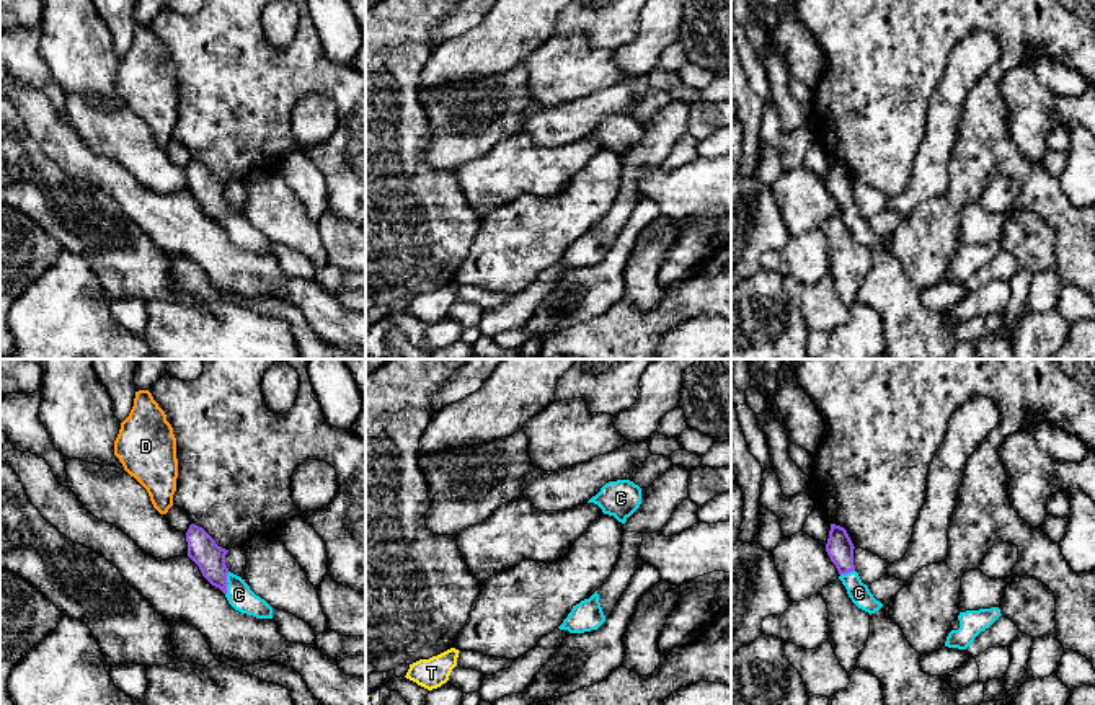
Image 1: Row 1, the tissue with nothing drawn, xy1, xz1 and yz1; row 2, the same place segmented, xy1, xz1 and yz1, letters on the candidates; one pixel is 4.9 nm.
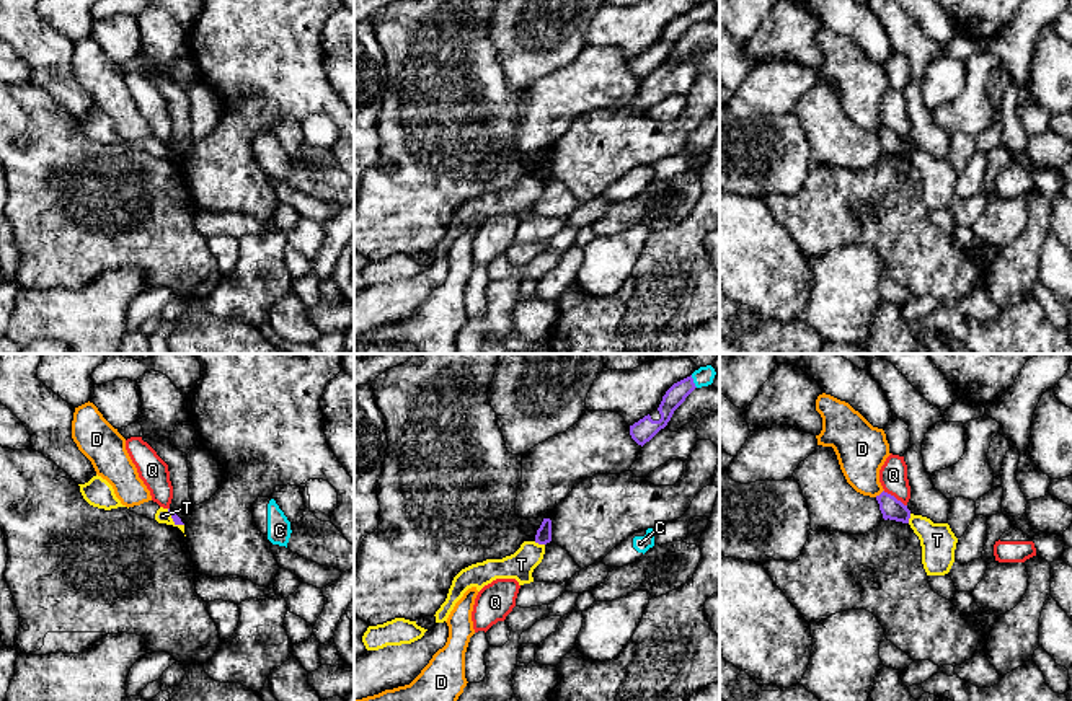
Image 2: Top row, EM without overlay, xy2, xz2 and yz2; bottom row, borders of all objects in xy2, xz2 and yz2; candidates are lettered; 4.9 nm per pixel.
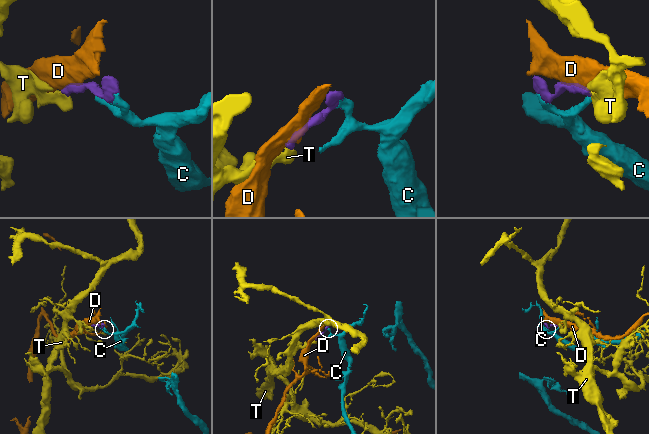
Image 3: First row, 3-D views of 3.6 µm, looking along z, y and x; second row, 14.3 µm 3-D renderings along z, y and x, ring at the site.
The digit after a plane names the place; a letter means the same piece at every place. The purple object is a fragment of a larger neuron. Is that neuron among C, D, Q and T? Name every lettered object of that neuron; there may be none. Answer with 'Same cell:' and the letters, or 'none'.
Same cell: C

